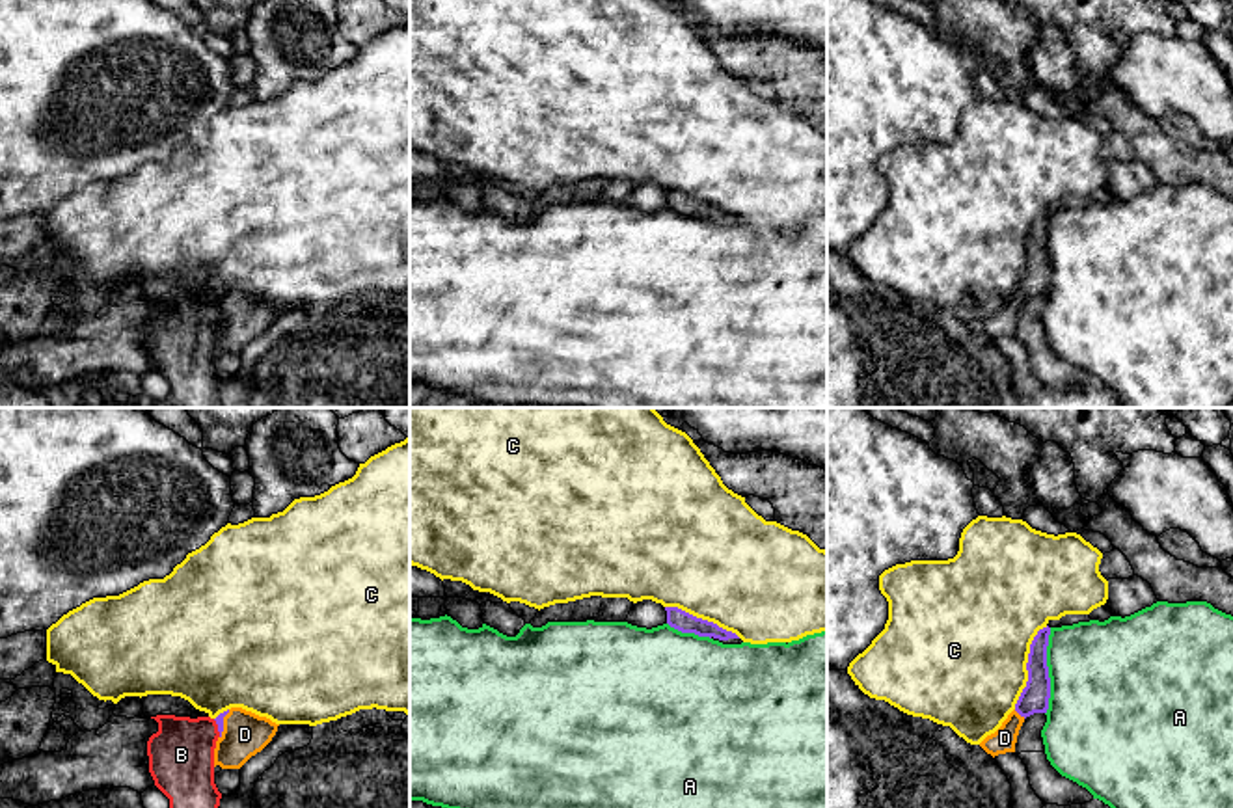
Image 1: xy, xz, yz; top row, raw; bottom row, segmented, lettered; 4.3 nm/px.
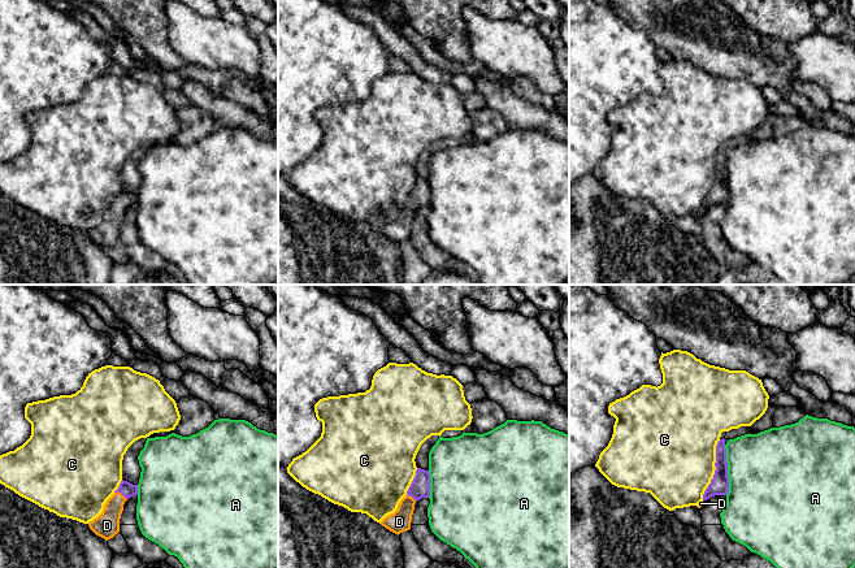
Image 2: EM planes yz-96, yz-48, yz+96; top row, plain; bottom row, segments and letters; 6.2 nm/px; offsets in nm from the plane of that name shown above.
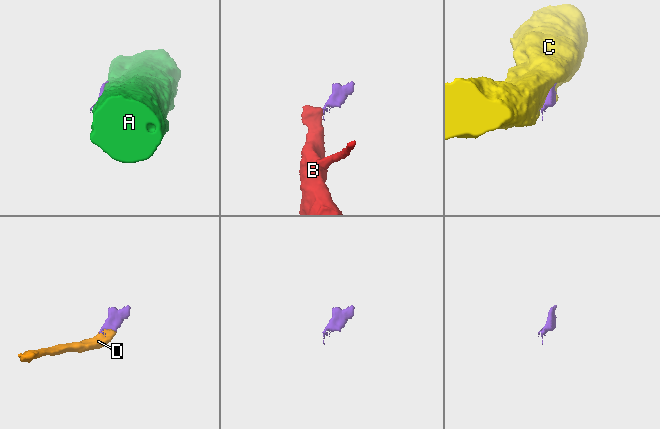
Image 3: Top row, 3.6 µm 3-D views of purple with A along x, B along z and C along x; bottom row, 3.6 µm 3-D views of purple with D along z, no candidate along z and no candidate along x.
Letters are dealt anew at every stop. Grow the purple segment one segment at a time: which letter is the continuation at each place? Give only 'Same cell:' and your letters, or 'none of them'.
Same cell: D

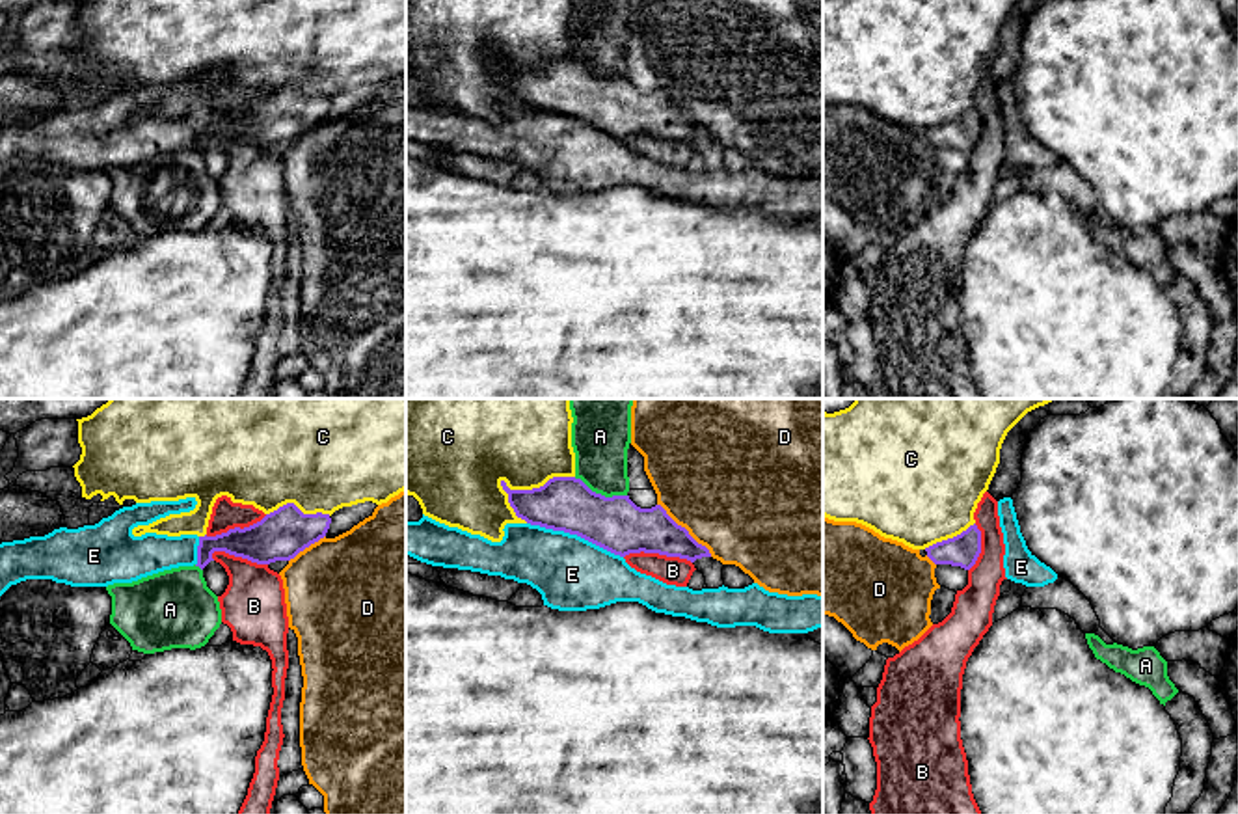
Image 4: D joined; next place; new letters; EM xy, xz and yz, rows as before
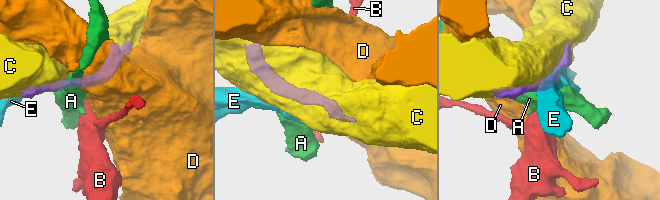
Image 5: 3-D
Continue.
Same cell: none of them

